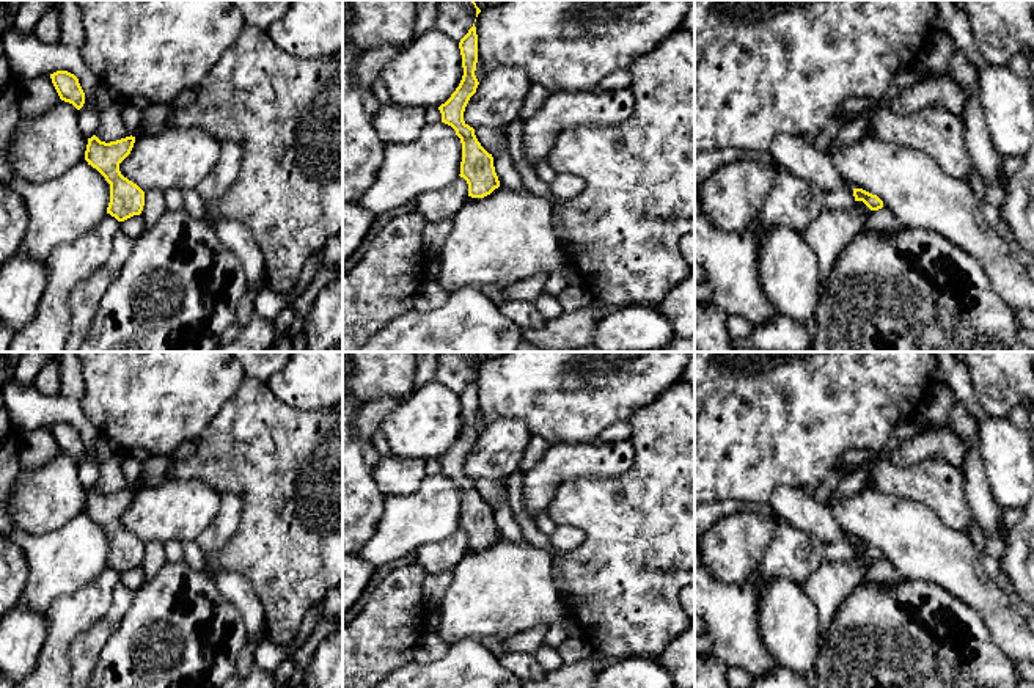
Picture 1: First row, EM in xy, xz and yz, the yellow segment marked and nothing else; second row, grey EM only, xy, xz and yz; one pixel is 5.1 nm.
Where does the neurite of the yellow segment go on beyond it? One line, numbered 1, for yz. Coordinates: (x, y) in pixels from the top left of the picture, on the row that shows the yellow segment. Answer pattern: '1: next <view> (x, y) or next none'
1: next none

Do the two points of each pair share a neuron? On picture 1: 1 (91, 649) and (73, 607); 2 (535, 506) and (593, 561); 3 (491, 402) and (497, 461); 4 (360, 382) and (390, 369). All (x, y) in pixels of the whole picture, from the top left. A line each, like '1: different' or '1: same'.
1: different
2: different
3: different
4: same

